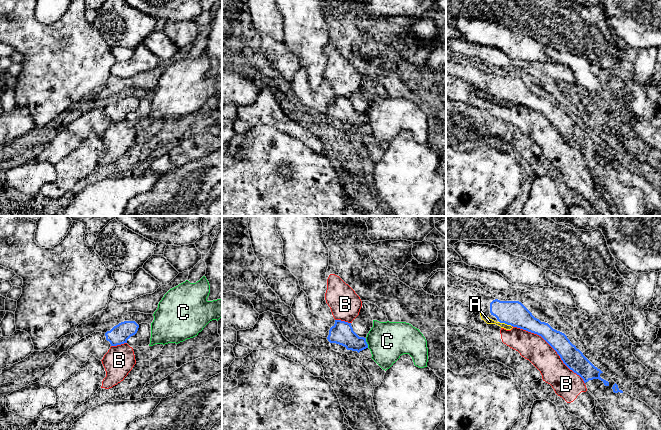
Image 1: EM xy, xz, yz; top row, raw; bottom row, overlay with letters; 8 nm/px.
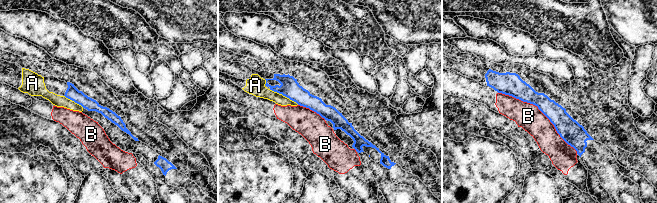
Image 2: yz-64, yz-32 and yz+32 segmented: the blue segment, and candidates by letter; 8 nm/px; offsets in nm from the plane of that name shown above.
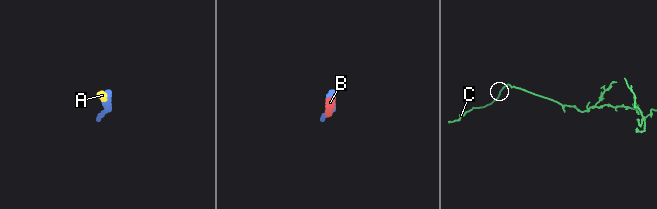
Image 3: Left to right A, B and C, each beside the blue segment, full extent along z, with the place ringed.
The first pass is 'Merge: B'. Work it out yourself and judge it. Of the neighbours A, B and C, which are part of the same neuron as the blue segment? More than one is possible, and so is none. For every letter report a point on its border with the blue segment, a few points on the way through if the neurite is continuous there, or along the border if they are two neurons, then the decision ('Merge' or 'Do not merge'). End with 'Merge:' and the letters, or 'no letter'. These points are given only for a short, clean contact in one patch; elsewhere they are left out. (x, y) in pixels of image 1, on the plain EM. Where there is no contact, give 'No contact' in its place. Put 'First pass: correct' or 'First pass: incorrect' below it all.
A: Touches blue at yz (505, 99). Boundary: yz (499, 97), (511, 102). Do not merge
B: Touches blue at yz (551, 122). Do not merge
C: Touches blue at xz (366, 119). Boundary: xz (365, 114), (368, 123). Do not merge
Merge: no letter
First pass: incorrect

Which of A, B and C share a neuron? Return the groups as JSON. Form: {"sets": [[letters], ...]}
{"sets": [["A"], ["B"], ["C"]]}

